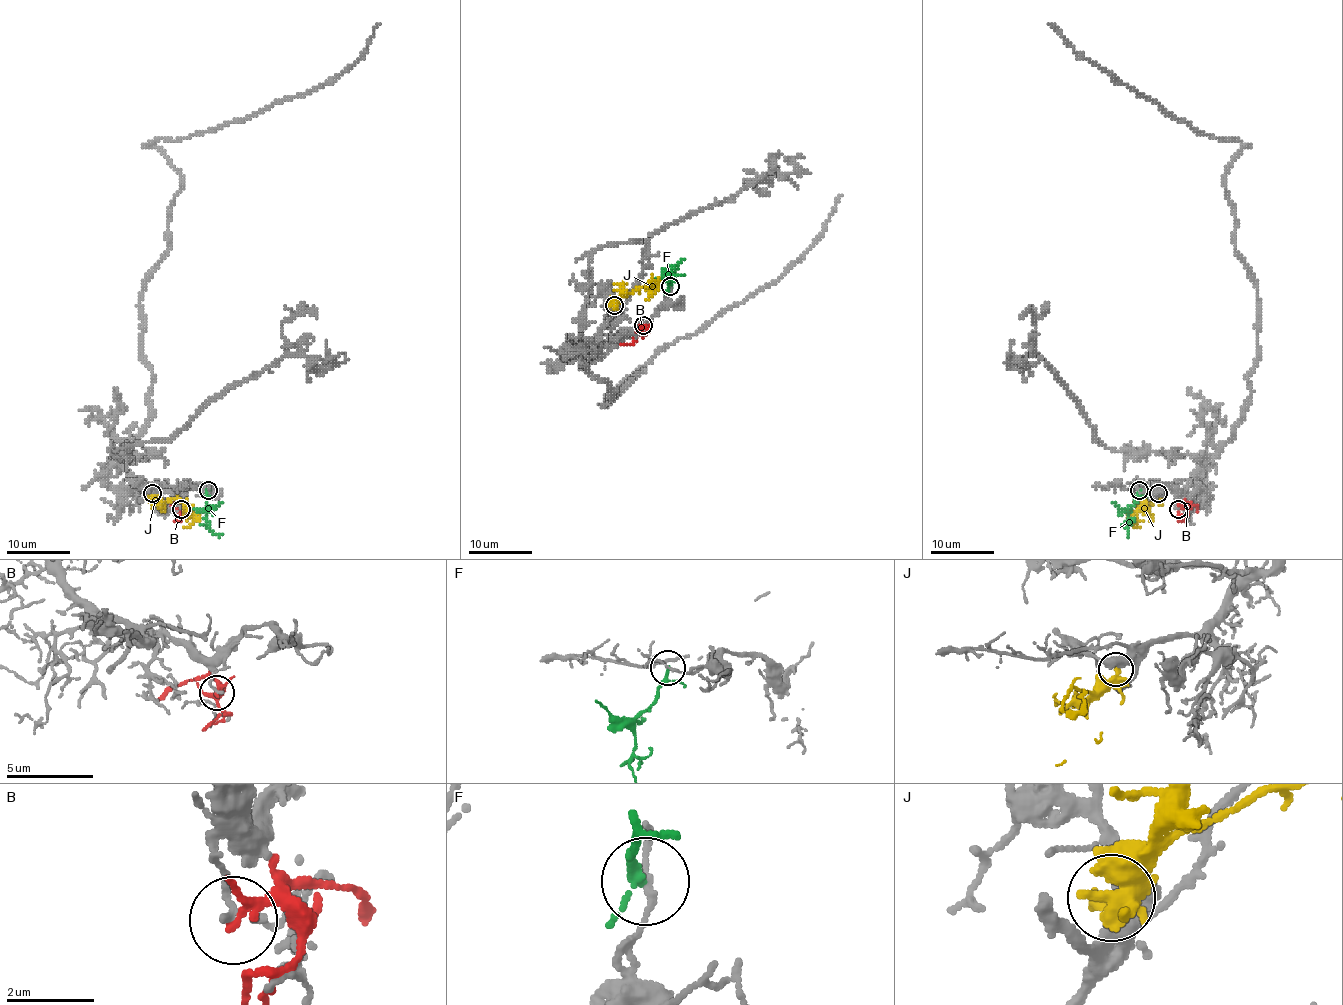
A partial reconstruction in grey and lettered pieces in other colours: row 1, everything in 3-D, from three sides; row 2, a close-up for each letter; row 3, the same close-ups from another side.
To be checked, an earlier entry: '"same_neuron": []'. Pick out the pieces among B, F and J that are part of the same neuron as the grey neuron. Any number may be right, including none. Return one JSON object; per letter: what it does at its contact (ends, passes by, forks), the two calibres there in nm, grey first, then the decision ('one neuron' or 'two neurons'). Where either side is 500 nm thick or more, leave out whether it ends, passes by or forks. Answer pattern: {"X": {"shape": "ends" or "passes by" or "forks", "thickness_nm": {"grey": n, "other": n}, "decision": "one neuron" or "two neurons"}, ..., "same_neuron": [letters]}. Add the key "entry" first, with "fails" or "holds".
{"entry": "holds", "B": {"shape": "passes by", "thickness_nm": {"grey": 120, "other": 150}, "decision": "two neurons"}, "F": {"shape": "passes by", "thickness_nm": {"grey": 120, "other": 140}, "decision": "two neurons"}, "J": {"thickness_nm": {"grey": 500, "other": 280}, "decision": "two neurons"}, "same_neuron": []}

